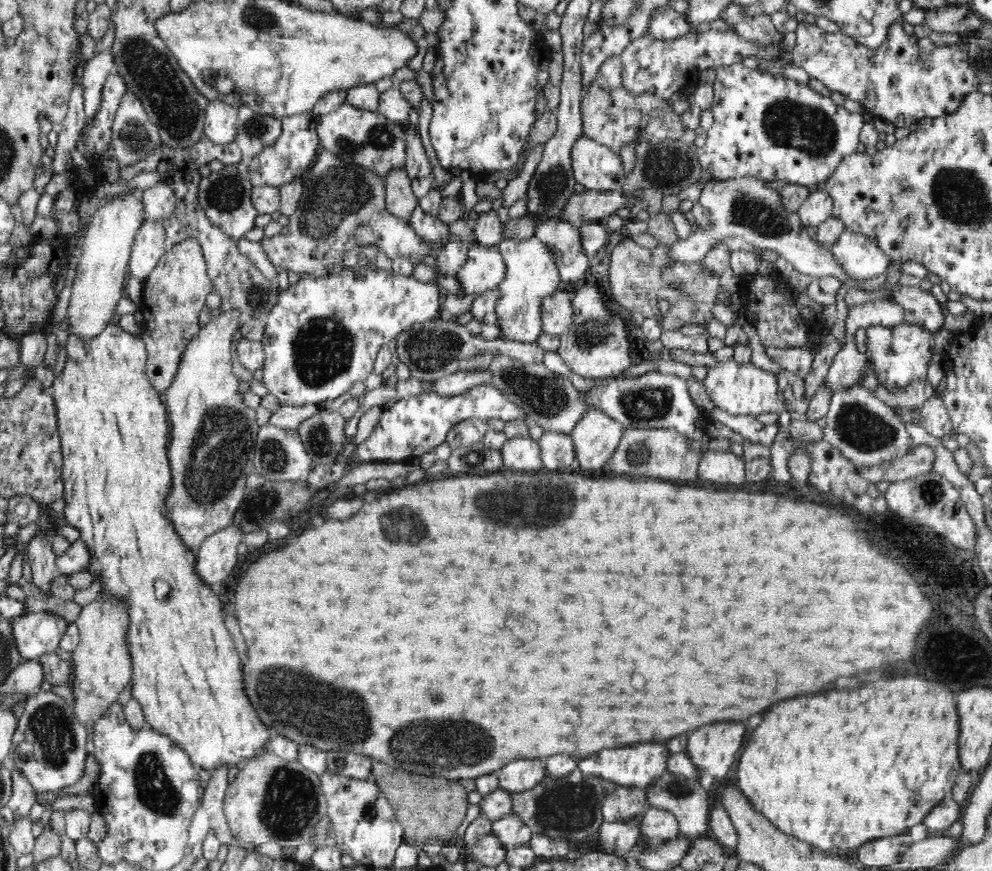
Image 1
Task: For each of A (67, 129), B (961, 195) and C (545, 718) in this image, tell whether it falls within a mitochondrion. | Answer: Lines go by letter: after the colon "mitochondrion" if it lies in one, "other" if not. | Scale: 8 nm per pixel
A: other
B: mitochondrion
C: other

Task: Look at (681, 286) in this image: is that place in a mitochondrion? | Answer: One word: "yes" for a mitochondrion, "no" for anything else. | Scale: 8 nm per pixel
yes

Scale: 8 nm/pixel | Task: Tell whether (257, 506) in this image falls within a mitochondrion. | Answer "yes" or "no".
yes

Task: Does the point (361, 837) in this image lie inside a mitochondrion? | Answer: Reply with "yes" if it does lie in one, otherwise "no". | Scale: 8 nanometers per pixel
no

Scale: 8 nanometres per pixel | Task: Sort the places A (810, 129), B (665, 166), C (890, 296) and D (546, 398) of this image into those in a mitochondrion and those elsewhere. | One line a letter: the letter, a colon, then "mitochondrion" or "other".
A: mitochondrion
B: mitochondrion
C: other
D: mitochondrion

